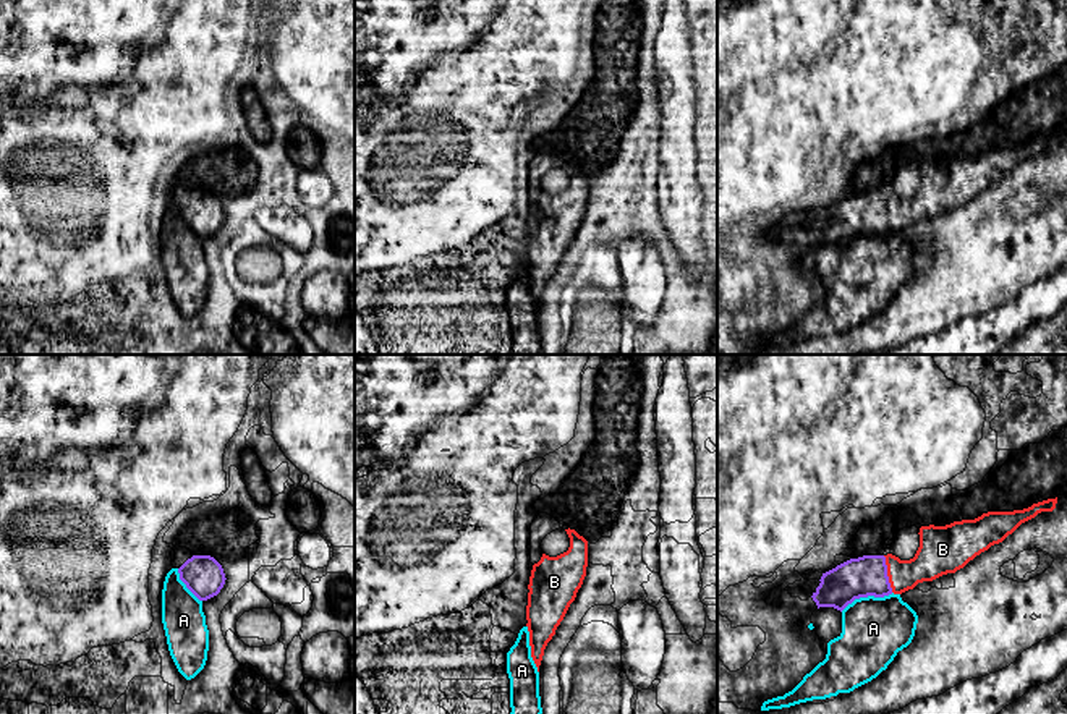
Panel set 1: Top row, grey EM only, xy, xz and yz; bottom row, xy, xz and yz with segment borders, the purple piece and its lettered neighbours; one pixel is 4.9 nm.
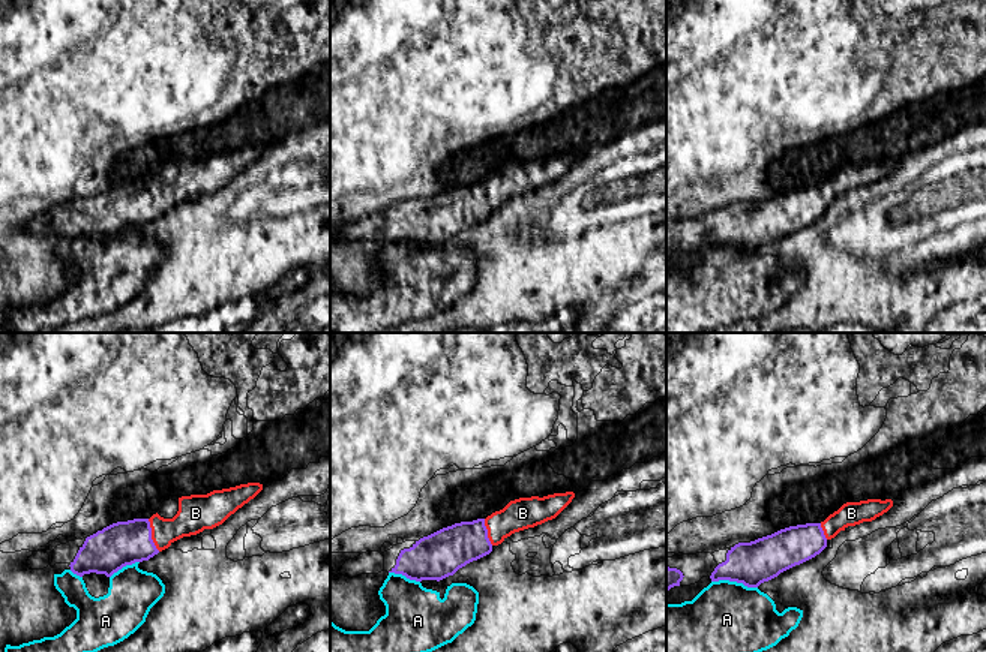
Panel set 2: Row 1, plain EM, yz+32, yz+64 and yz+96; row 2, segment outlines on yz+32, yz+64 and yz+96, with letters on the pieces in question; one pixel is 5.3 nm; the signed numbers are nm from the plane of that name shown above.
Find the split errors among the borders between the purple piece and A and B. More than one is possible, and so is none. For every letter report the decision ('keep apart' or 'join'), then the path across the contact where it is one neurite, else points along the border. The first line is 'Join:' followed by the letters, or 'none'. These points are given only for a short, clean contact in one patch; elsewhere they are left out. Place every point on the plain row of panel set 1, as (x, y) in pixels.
Join: B
A: keep apart
B: join; runs through yz (867, 212), (886, 211), (909, 211), (933, 196)

